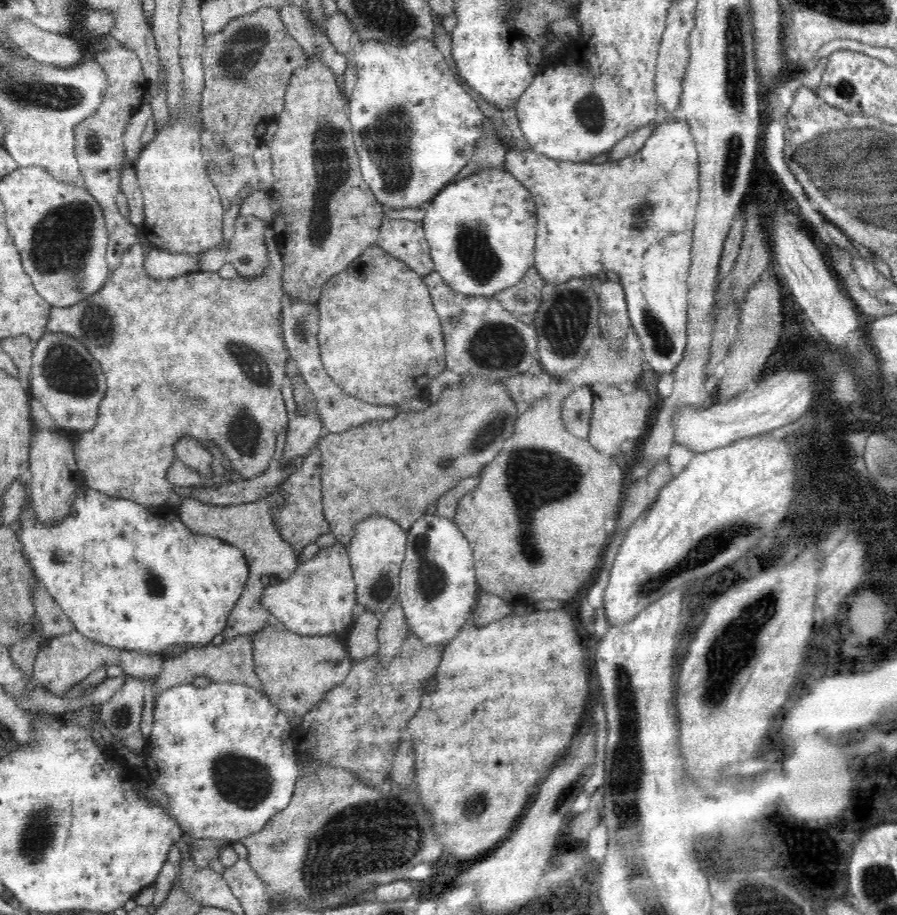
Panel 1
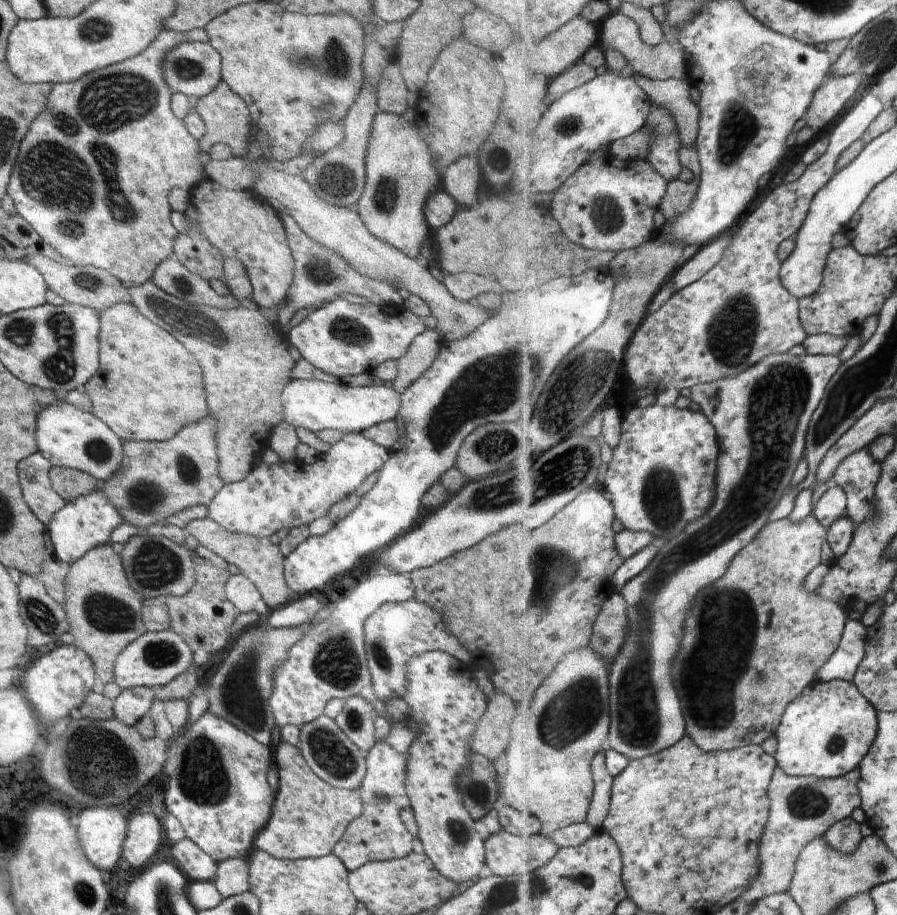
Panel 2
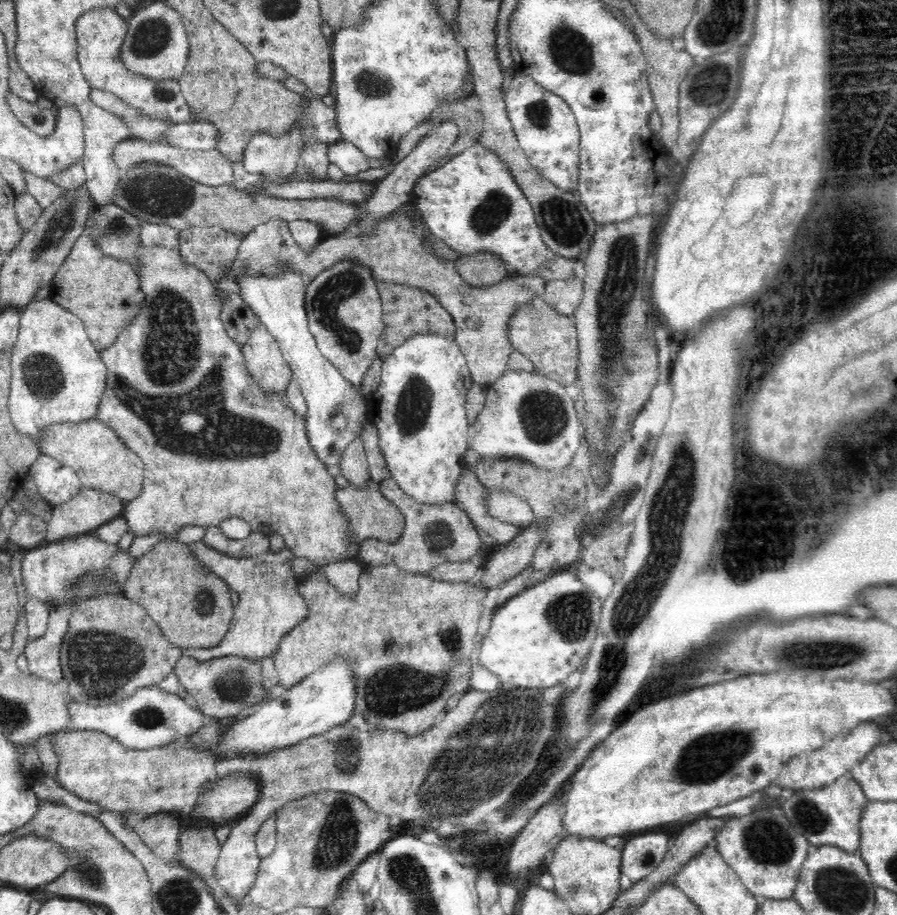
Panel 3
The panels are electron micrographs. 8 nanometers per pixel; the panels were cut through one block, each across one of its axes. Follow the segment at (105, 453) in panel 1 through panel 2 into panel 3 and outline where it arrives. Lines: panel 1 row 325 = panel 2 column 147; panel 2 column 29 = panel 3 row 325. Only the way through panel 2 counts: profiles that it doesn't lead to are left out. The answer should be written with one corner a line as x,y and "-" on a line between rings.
406,203
390,216
383,219
380,218
373,233
370,233
369,235
358,235
354,228
350,228
335,235
335,237
333,236
325,241
321,241
316,245
316,248
312,248
312,252
309,254
308,252
304,252
300,246
298,246
298,243
295,241
295,238
292,236
292,233
288,228
288,221
282,219
264,221
262,224
255,226
246,236
243,237
238,248
238,254
236,258
232,260
232,264
230,264
230,271
224,272
218,280
211,280
207,274
204,274
204,272
198,270
195,266
184,264
179,250
170,250
163,246
146,247
140,244
140,250
138,250
138,266
135,268
136,273
138,273
138,280
140,281
140,291
144,293
144,302
140,304
138,316
136,316
136,318
134,318
134,320
132,320
132,322
130,322
130,324
128,324
128,326
126,326
126,328
124,328
118,336
116,336
114,345
111,345
108,349
100,352
102,360
107,368
108,380
106,380
106,390
104,390
104,394
102,394
100,408
98,408
98,414
95,418
97,418
97,420
99,420
102,424
105,424
108,428
114,430
114,432
118,435
118,438
132,452
135,452
135,455
139,456
139,459
144,463
143,489
141,490
141,495
138,496
137,499
124,504
117,496
104,492
103,490
86,488
84,486
80,487
79,493
75,497
72,497
65,503
51,507
52,515
51,519
47,523
47,532
46,536
44,536
43,543
59,541
70,537
77,537
84,533
94,532
94,530
101,524
107,523
119,515
126,519
129,526
125,535
117,542
118,547
125,552
129,550
130,545
134,542
134,539
137,536
146,536
147,534
156,531
156,533
164,533
167,537
168,535
177,533
185,526
218,527
225,518
231,516
244,519
248,522
248,524
250,524
251,529
256,532
261,532
268,536
272,536
272,534
276,533
281,534
285,540
286,548
284,548
280,554
275,554
270,551
266,552
266,554
258,554
258,556
254,556
254,558
233,558
232,556
227,556
226,554
222,554
217,552
215,549
208,547
203,540
189,544
190,551
194,553
196,561
198,561
198,563
200,563
200,565
202,565
208,573
214,573
214,575
218,576
218,579
224,580
226,585
230,587
231,591
236,591
236,593
238,593
238,602
236,602
233,620
228,632
217,645
214,645
214,648
182,649
182,655
193,657
200,661
232,655
241,656
246,660
260,661
261,659
266,658
266,656
272,656
272,654
275,654
276,650
278,650
280,640
284,638
284,635
288,634
292,628
294,628
297,624
300,624
302,620
306,619
306,616
310,613
308,603
304,601
304,597
302,597
302,595
300,595
300,591
298,591
298,584
302,582
304,576
297,576
294,573
294,570
290,567
290,562
294,560
295,557
302,557
308,559
315,566
322,567
331,563
358,559
359,557
359,550
355,548
354,543
350,545
350,539
348,539
348,528
350,528
350,523
348,523
346,513
342,511
342,507
340,507
340,503
338,503
338,499
336,499
338,487
336,479
334,479
334,473
331,472
328,465
320,461
320,458
316,455
316,451
314,451
314,449
312,449
312,445
310,445
304,419
307,412
307,406
302,389
299,387
299,384
297,384
295,379
292,378
292,380
288,382
285,393
289,402
285,402
283,397
280,397
279,394
275,394
275,392
264,392
253,381
252,376
250,376
250,373
246,370
242,346
238,345
238,342
227,336
226,329
221,321
221,306
223,305
223,300
221,300
221,296
219,296
218,283
220,279
232,279
232,281
236,281
237,284
237,278
244,271
246,271
246,275
270,275
270,277
273,277
274,275
279,275
282,271
290,269
292,271
302,273
306,283
309,283
315,276
324,272
326,268
332,268
336,262
342,262
342,260
359,262
371,270
375,280
385,280
387,283
412,285
412,287
424,289
424,291
432,293
432,295
438,299
438,302
442,304
442,307
444,307
444,309
446,309
446,311
454,317
454,323
456,323
455,341
458,342
463,355
466,357
473,382
482,386
489,386
495,380
498,380
502,376
503,372
507,371
507,362
510,358
511,352
513,351
512,345
510,345
509,336
507,336
507,322
520,305
529,303
538,294
543,298
546,284
545,278
538,275
532,275
531,277
512,277
511,279
510,277
506,277
496,284
483,287
474,287
474,285
466,283
466,281
462,279
462,275
460,275
460,273
456,270
455,263
453,261
442,259
441,257
434,255
434,253
426,251
426,247
424,247
424,237
422,237
424,236
424,233
422,233
424,232
424,223
413,217
418,216
416,214
416,210
417,208
414,203

